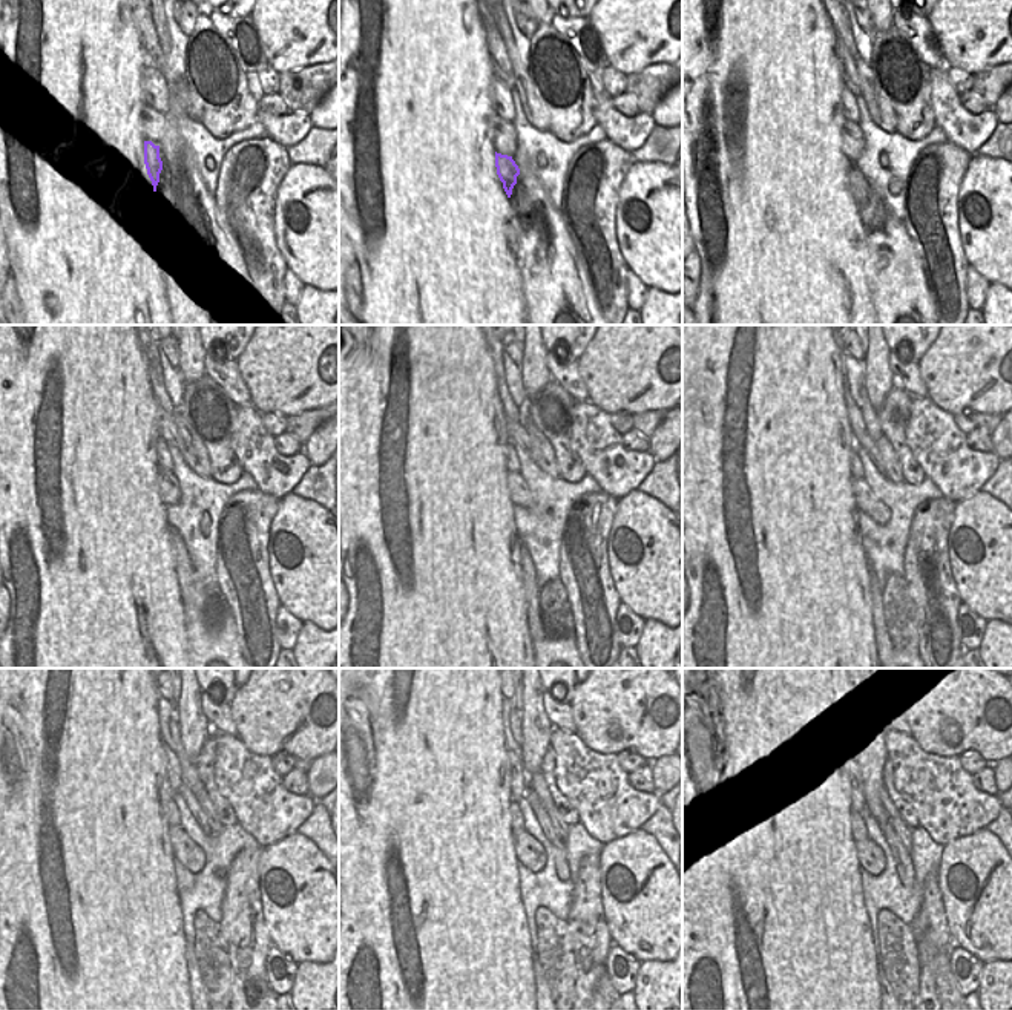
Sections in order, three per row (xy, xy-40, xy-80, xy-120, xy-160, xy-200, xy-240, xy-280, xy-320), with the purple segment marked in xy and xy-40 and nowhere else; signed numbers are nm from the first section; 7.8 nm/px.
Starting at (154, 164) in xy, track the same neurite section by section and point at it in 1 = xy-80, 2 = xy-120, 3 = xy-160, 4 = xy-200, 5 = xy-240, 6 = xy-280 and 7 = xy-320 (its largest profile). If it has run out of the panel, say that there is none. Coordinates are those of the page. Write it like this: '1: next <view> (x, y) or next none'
1: next xy-80 (871, 210)
2: next xy-120 (184, 569)
3: next xy-160 (528, 572)
4: next xy-200 (880, 632)
5: next xy-240 (192, 966)
6: next xy-280 (538, 977)
7: next xy-320 (880, 975)

